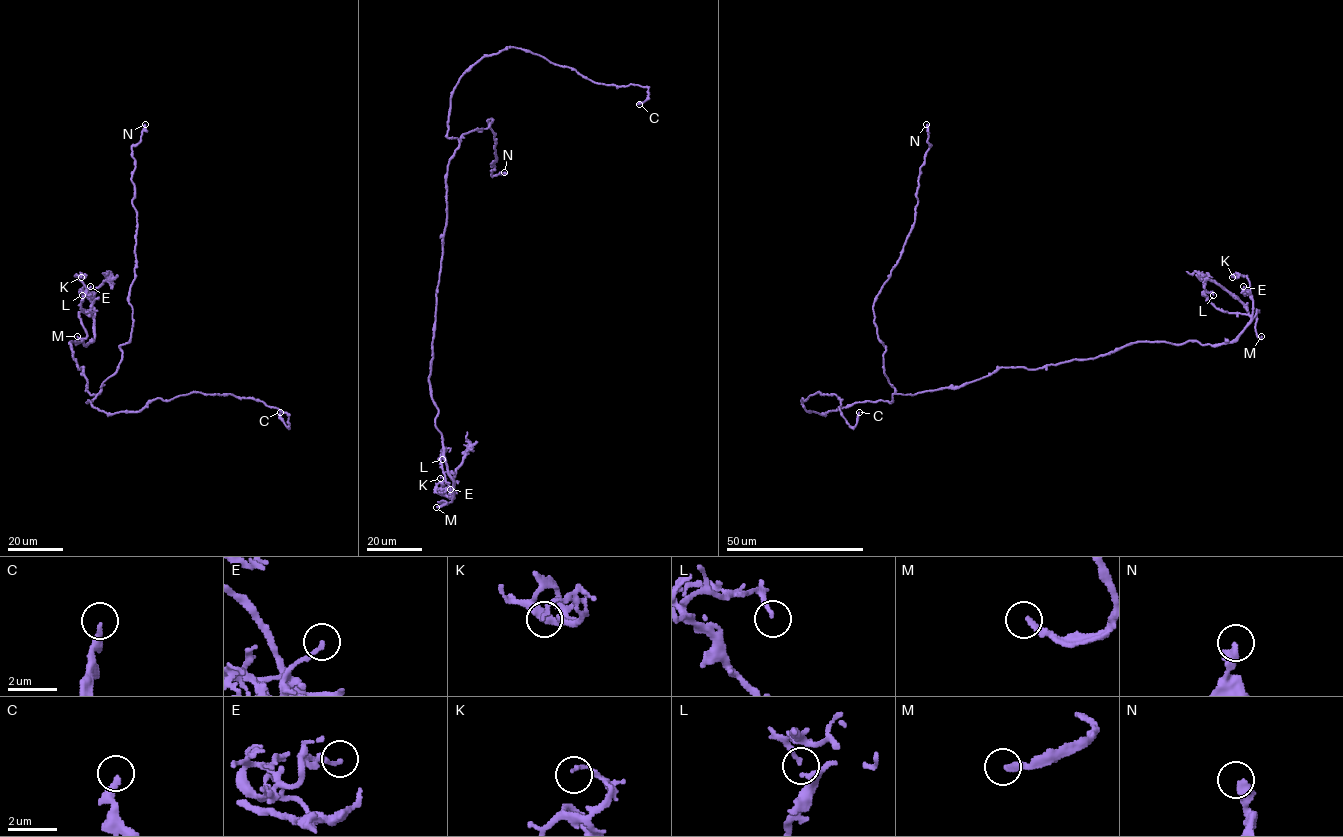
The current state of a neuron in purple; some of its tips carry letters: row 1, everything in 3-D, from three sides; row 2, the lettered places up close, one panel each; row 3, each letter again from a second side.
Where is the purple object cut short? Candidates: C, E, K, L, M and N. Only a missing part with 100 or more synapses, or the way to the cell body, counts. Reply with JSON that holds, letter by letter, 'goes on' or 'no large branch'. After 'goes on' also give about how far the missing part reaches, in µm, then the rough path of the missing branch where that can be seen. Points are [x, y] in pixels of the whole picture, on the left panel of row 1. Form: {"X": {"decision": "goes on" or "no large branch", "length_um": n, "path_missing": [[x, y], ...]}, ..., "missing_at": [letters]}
{"C": {"decision": "no large branch"}, "E": {"decision": "no large branch"}, "K": {"decision": "no large branch"}, "L": {"decision": "no large branch"}, "M": {"decision": "goes on", "length_um": 25, "path_missing": [[77, 336], [63, 319], [81, 350]]}, "N": {"decision": "no large branch"}, "missing_at": ["M"]}

